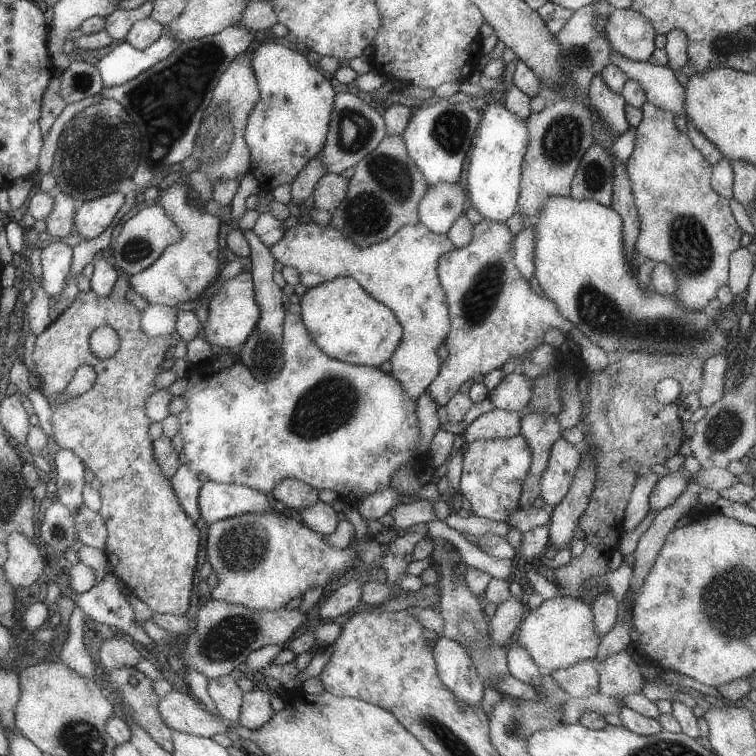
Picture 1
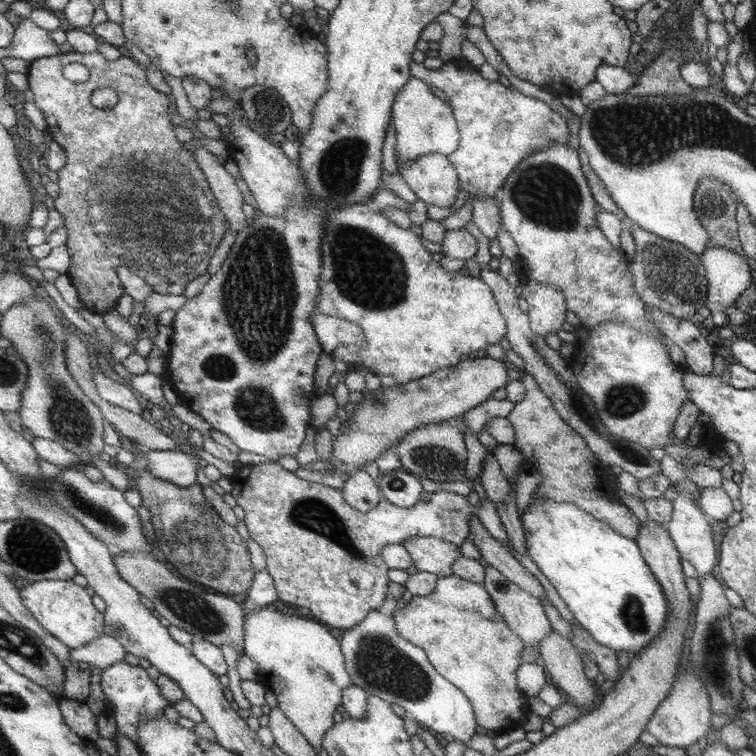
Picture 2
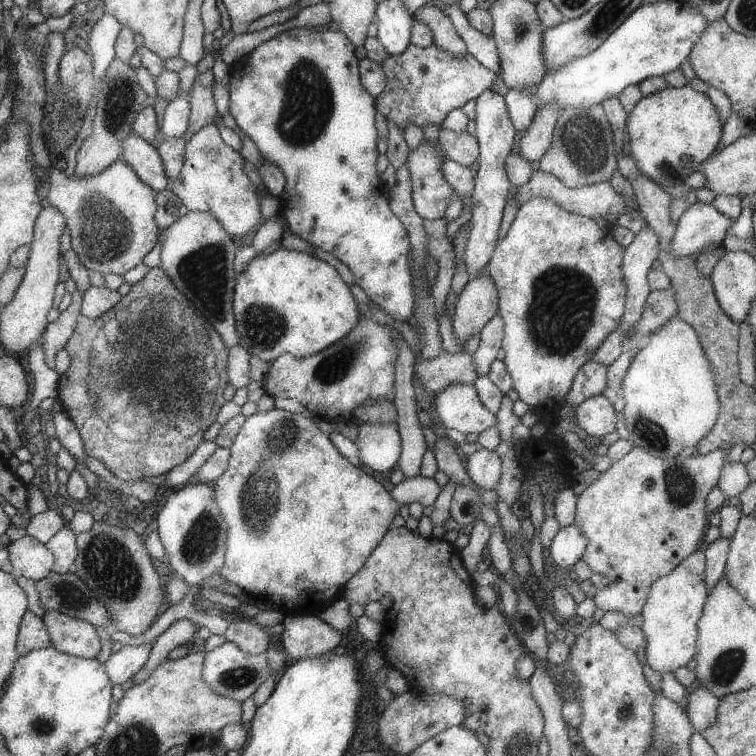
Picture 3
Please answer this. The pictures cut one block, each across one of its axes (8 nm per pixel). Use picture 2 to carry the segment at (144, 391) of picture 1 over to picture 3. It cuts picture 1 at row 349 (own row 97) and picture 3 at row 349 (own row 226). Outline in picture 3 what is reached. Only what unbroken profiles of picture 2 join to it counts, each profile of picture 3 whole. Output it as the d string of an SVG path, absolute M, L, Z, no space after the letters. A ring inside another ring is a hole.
M158 265L150 268L147 274L132 284L127 294L119 299L119 302L107 309L99 318L91 320L86 316L79 315L77 324L71 336L64 344L64 349L70 356L70 363L58 382L56 400L60 408L66 412L75 425L83 443L83 450L87 456L95 458L104 464L117 478L124 481L157 480L166 474L175 464L181 464L199 446L203 431L216 420L217 411L224 403L221 397L225 384L228 382L228 372L225 372L226 346L223 340L217 336L218 332L209 324L209 321L201 314L201 311L172 283L170 276Z

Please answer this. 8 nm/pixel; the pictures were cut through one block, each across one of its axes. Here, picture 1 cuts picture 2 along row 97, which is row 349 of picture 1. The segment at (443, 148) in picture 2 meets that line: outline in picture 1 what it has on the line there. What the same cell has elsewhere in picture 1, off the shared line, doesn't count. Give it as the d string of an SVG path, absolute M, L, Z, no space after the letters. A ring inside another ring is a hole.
M297 222L268 247L275 262L299 270L299 282L306 287L337 277L357 281L375 300L392 309L403 329L403 338L389 359L391 377L416 401L439 374L441 362L436 354L449 332L448 302L437 276L441 255L455 250L445 234L429 232L425 225L407 224L388 239L363 248L345 238L337 228Z

